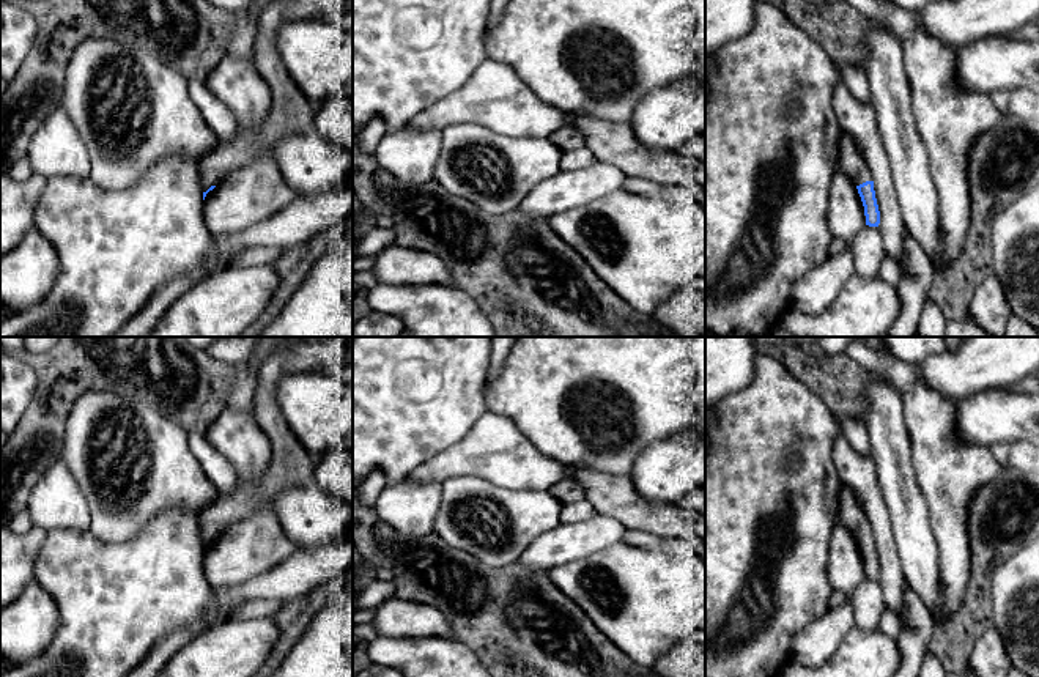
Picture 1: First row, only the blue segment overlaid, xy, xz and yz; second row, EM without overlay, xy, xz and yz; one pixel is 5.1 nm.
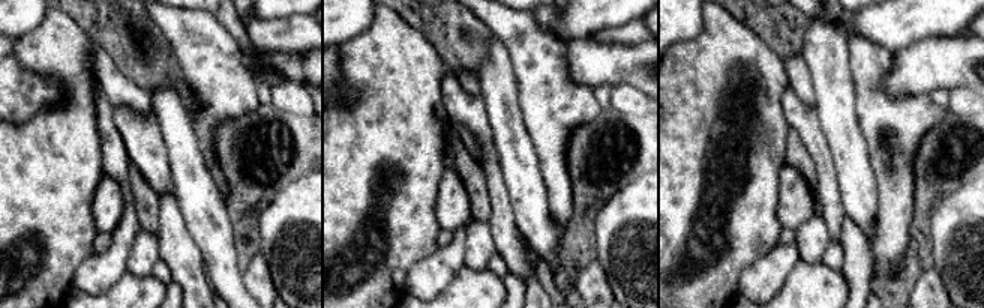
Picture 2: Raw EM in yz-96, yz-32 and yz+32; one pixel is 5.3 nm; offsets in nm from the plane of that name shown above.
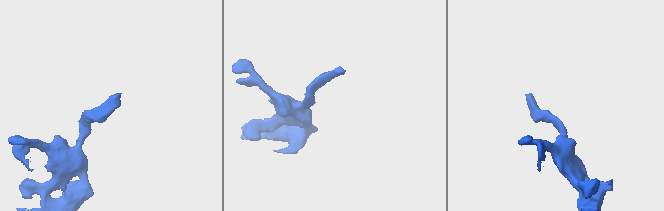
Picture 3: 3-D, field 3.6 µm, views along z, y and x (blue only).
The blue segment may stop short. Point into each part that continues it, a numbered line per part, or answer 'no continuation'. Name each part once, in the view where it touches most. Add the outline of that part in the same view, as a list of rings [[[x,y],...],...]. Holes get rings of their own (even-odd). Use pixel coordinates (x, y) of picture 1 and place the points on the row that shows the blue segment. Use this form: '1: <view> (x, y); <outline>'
1: yz (850, 161); [[[842,134],[836,142],[837,168],[842,170],[855,186],[872,181],[871,170],[863,159],[855,140]]]

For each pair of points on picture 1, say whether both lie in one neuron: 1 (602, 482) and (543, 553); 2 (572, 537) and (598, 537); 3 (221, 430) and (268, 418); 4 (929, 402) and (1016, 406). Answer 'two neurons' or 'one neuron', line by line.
1: two neurons
2: one neuron
3: two neurons
4: two neurons

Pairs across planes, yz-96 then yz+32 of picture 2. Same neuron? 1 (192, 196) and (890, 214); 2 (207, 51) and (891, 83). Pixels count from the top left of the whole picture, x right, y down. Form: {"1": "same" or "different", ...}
{"1": "different", "2": "different"}

